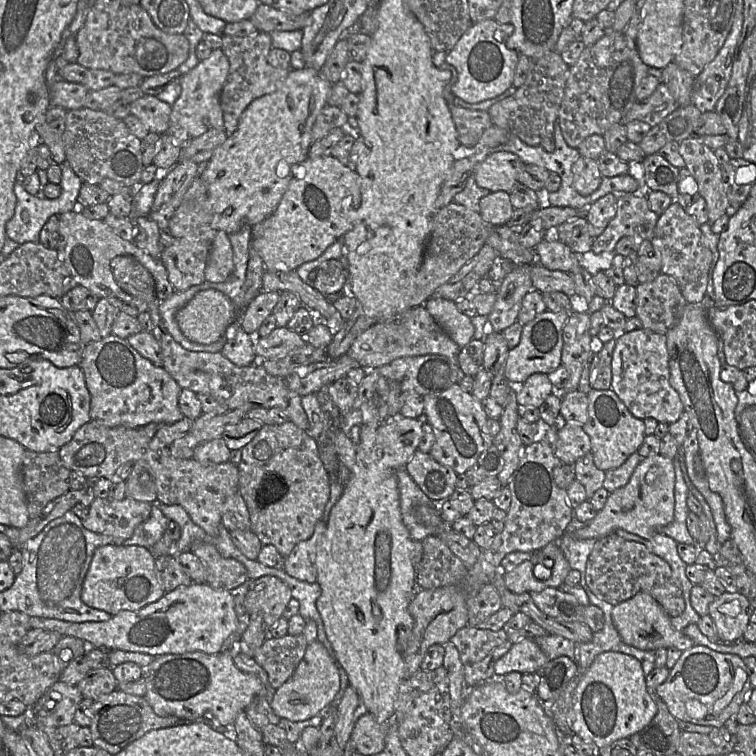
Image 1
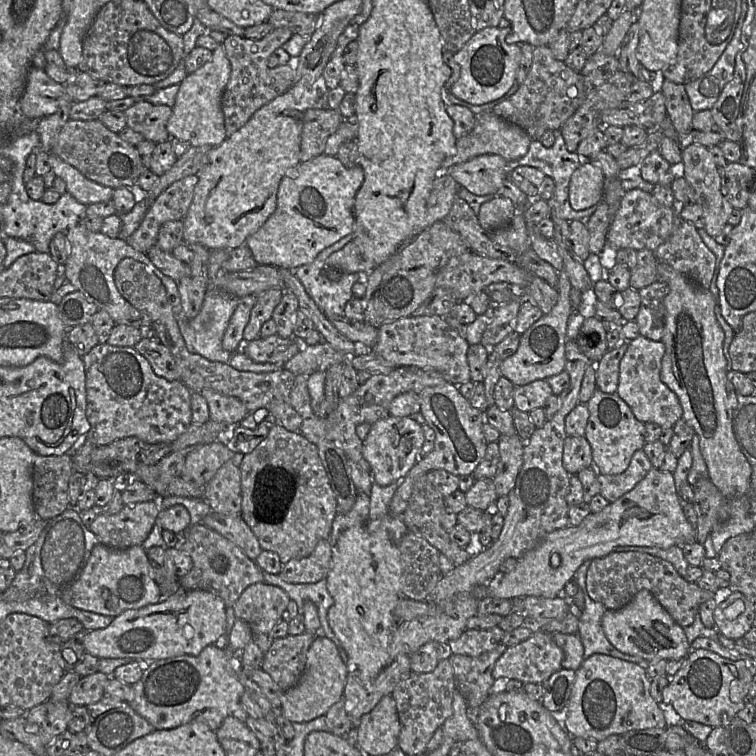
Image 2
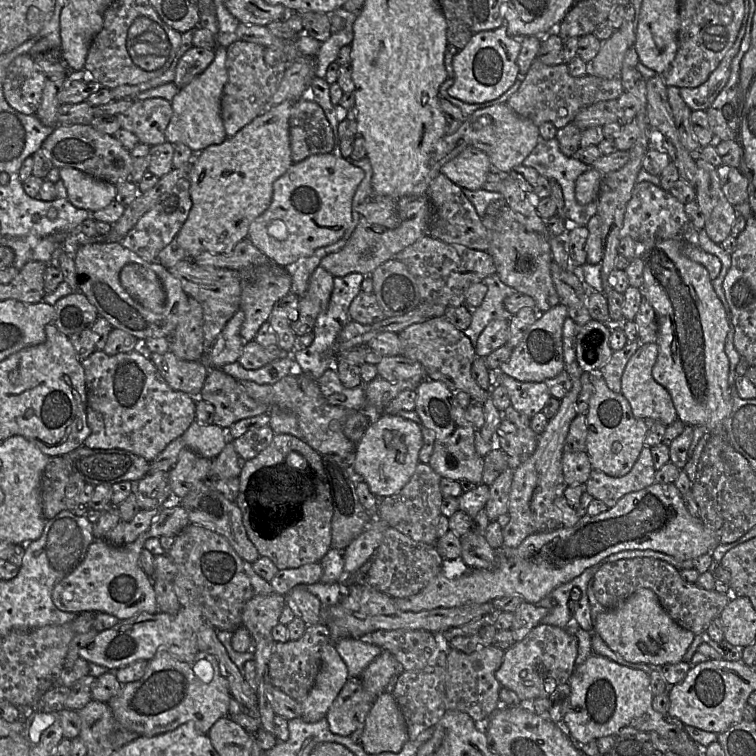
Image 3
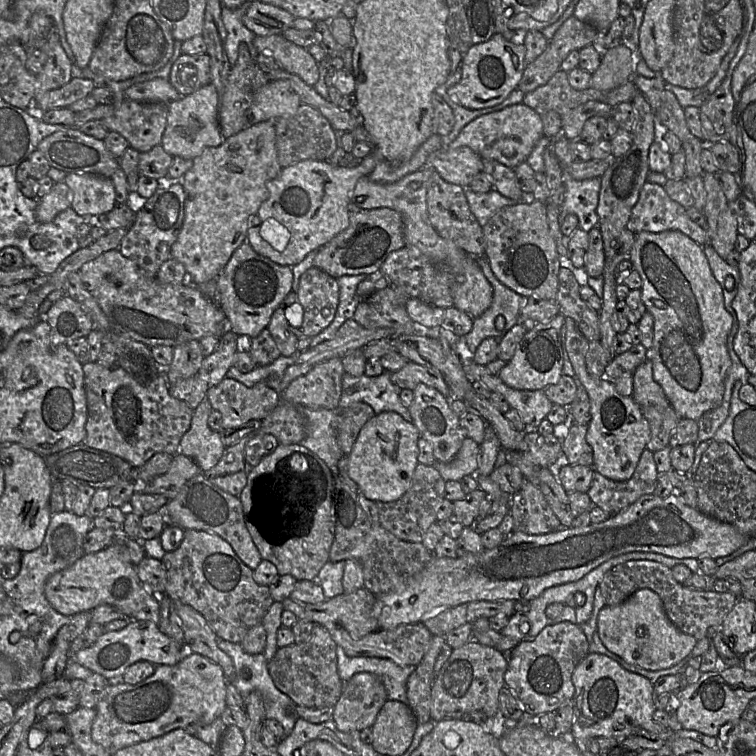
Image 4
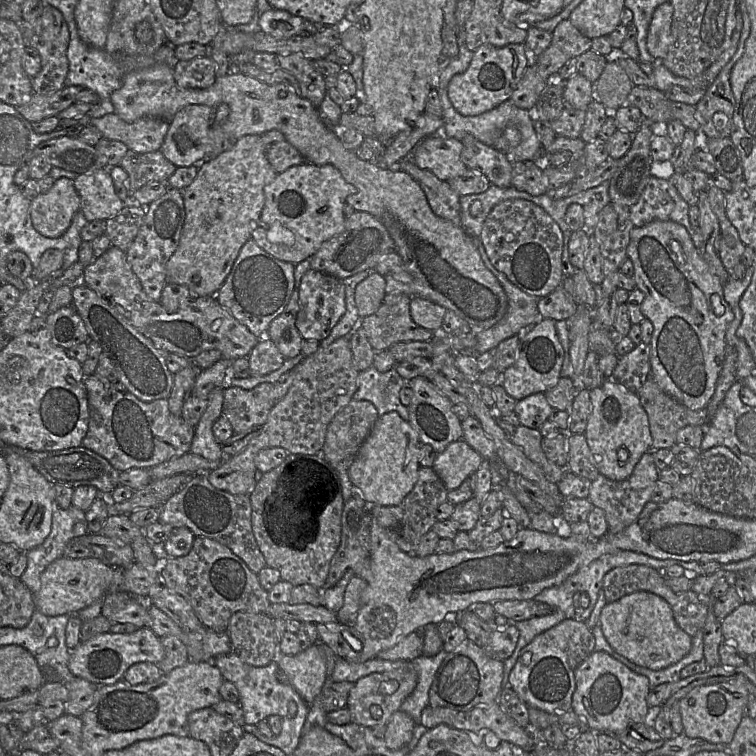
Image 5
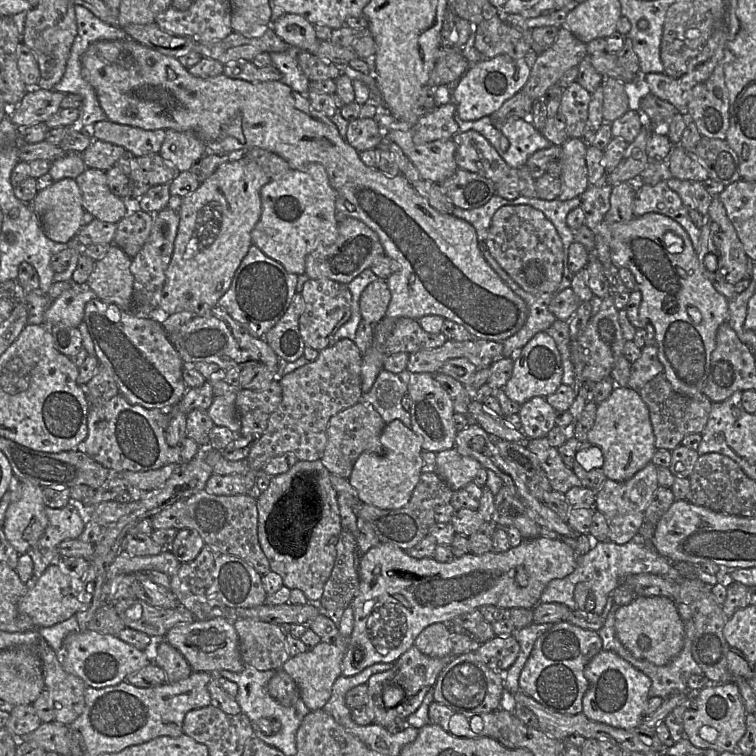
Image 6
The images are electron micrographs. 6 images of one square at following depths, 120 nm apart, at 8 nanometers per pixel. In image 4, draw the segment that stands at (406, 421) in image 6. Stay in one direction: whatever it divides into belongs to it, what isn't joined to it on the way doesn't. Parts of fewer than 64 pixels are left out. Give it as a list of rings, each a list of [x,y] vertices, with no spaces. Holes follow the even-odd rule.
[[[385,371],[379,376],[360,377],[344,374],[339,408],[348,408],[354,403],[364,402],[372,407],[375,414],[396,412],[412,423],[409,408],[400,401],[401,389],[392,383],[391,372]]]

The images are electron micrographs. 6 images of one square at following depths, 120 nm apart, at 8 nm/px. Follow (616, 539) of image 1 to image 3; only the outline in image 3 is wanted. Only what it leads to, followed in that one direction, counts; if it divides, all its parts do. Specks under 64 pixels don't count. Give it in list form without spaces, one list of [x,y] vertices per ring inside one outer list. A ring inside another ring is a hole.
[[[649,557],[627,558],[603,564],[593,577],[593,590],[597,601],[606,610],[616,608],[629,598],[634,592],[641,588],[652,590],[658,597],[659,603],[670,618],[681,628],[684,628],[695,635],[707,631],[710,623],[718,618],[730,601],[732,595],[719,593],[715,590],[705,590],[696,583],[688,583],[681,576],[679,571],[665,561]]]

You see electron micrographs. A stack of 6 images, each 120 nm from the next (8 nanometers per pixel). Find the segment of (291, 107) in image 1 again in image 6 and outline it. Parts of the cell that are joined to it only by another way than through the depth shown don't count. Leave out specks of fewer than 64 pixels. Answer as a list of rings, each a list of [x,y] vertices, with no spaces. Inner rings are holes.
[[[241,157],[217,170],[179,205],[179,226],[159,303],[161,315],[189,311],[204,316],[218,305],[252,245],[251,231],[262,212],[261,189],[271,178],[253,160]]]

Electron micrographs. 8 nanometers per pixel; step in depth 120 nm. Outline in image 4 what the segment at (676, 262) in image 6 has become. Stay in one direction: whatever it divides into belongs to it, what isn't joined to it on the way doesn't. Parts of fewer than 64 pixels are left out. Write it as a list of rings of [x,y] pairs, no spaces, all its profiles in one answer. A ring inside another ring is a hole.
[[[667,230],[659,233],[648,231],[637,233],[631,250],[630,261],[642,279],[642,287],[640,289],[641,298],[646,310],[652,314],[654,319],[653,344],[648,350],[648,359],[652,362],[653,378],[662,387],[670,405],[680,418],[698,420],[703,414],[717,408],[722,403],[725,378],[731,366],[731,358],[727,348],[727,338],[733,325],[733,318],[731,313],[725,308],[722,287],[712,273],[703,246],[677,230]]]

